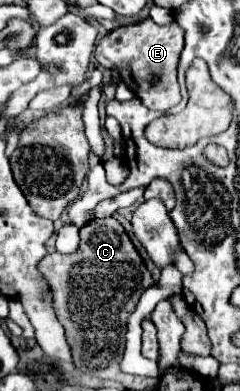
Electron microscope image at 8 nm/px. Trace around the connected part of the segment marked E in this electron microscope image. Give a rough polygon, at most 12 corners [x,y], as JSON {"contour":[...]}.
{"contour":[[152,19],[120,27],[94,57],[146,107],[180,103],[184,33]]}

